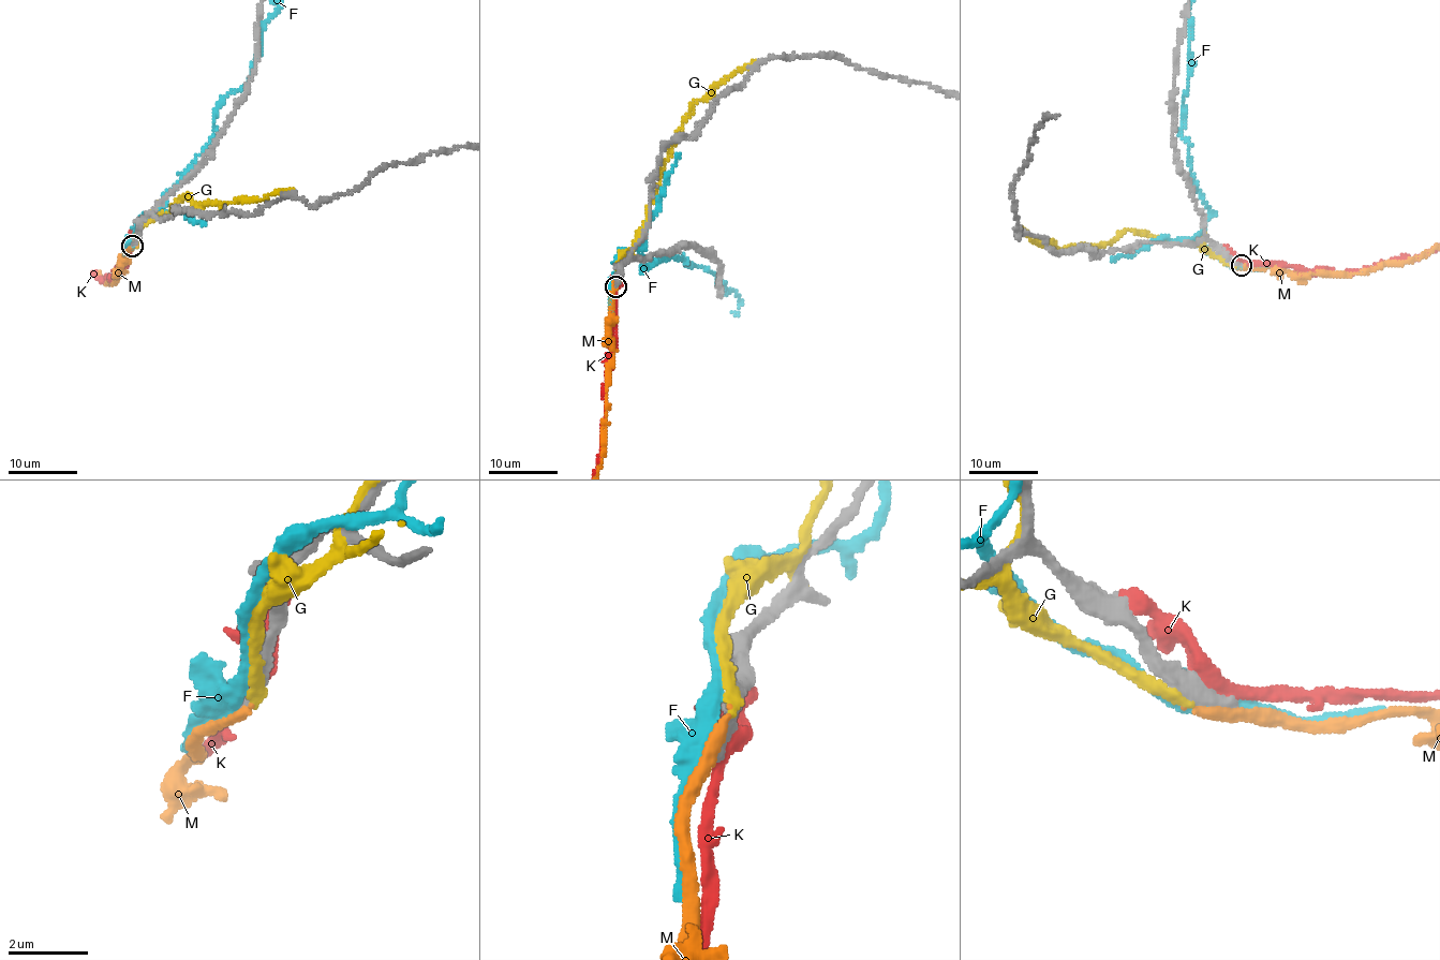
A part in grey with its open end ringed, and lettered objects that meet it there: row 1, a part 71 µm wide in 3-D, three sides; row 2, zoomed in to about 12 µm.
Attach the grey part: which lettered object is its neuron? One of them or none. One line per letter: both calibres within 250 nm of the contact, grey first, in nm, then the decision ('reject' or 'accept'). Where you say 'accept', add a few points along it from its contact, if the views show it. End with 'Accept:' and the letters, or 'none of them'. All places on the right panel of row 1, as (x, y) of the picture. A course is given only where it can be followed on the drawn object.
F: 360 nm thick on the grey side, 420 nm on the other; reject
G: 360 nm thick on the grey side, 320 nm on the other; reject
K: 400 nm thick on the grey side, 320 nm on the other; reject
M: 360 nm thick on the grey side, 320 nm on the other; reject
Accept: none of them

